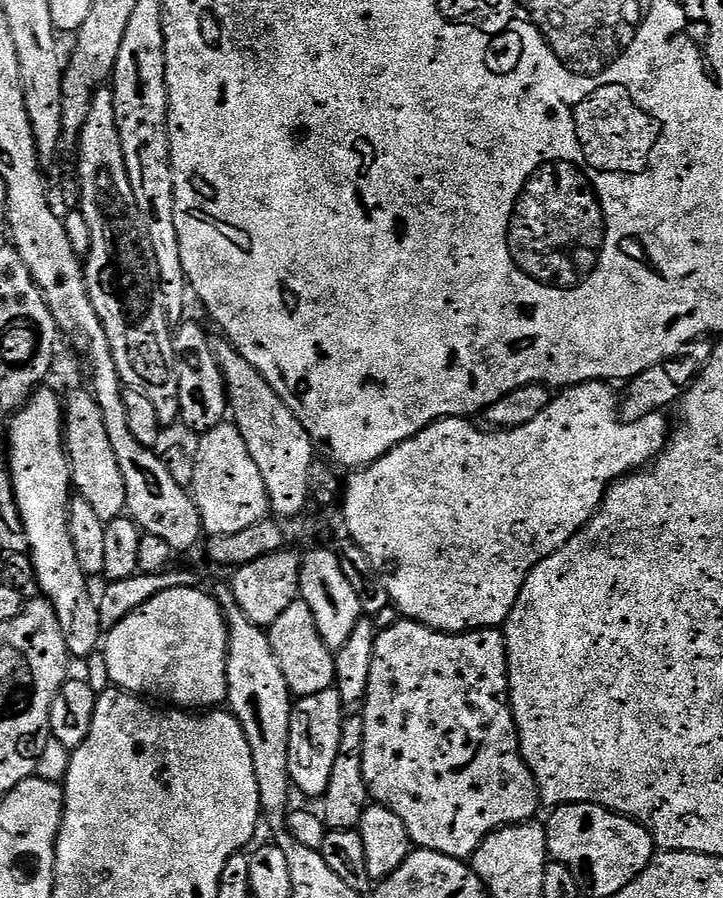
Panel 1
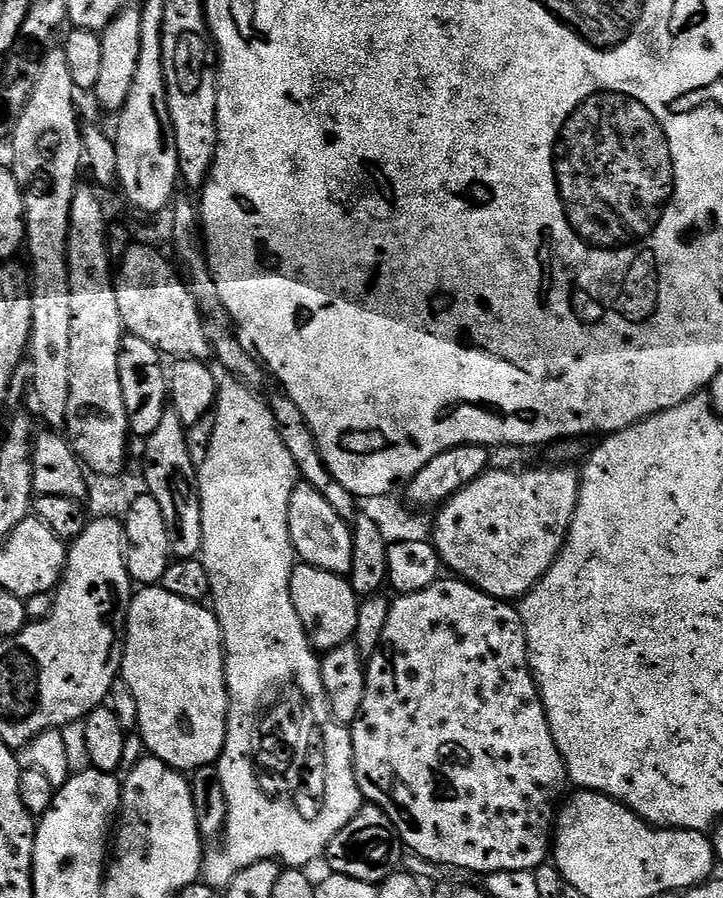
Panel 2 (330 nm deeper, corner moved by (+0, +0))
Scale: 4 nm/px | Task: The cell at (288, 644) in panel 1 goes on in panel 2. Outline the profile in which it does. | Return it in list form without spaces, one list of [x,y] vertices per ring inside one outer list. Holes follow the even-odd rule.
[[[303,562],[297,563],[290,574],[290,598],[294,602],[294,610],[298,610],[298,618],[302,618],[308,641],[317,653],[334,650],[355,637],[361,597],[356,595],[347,576]]]

